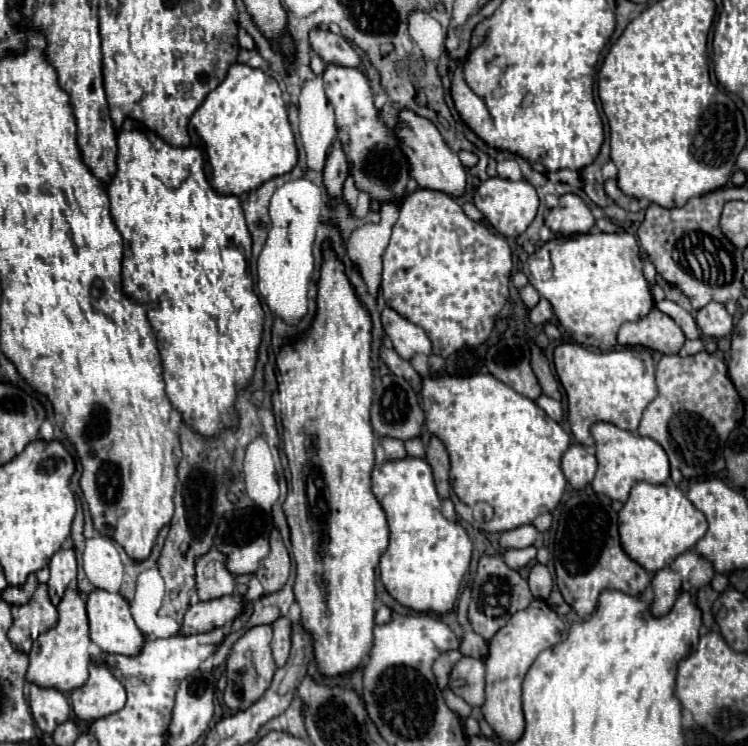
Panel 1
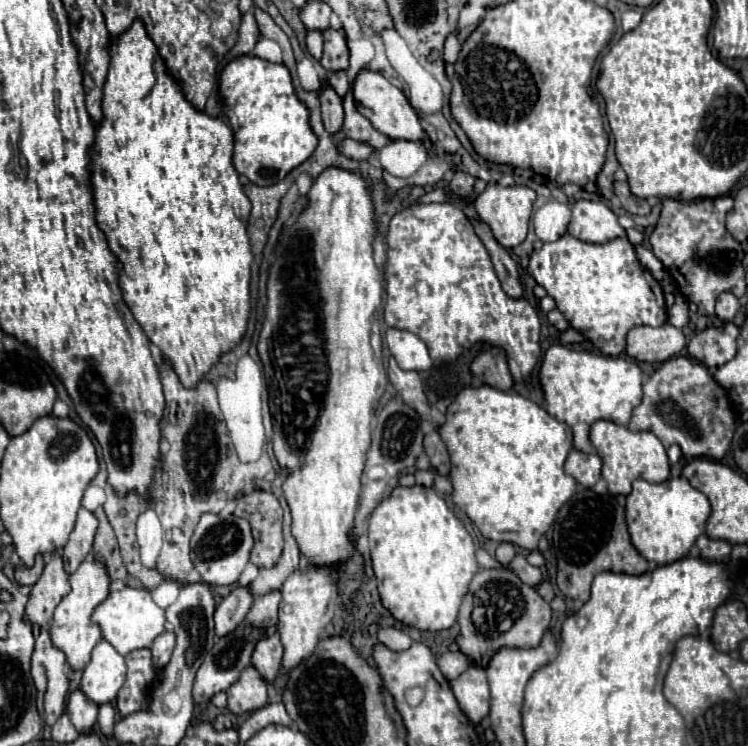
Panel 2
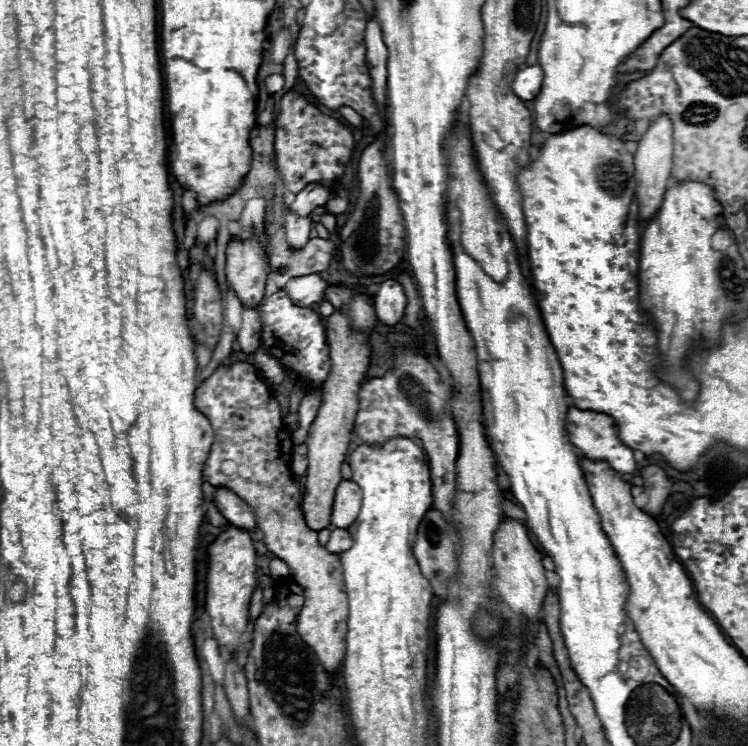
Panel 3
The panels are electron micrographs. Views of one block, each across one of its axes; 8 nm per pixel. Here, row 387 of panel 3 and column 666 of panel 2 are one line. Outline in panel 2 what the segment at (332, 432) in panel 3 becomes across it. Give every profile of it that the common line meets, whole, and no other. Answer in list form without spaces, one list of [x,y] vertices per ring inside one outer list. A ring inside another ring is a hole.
[[[664,324],[660,328],[636,326],[628,332],[626,354],[640,362],[666,362],[686,348],[686,338],[680,328]]]

